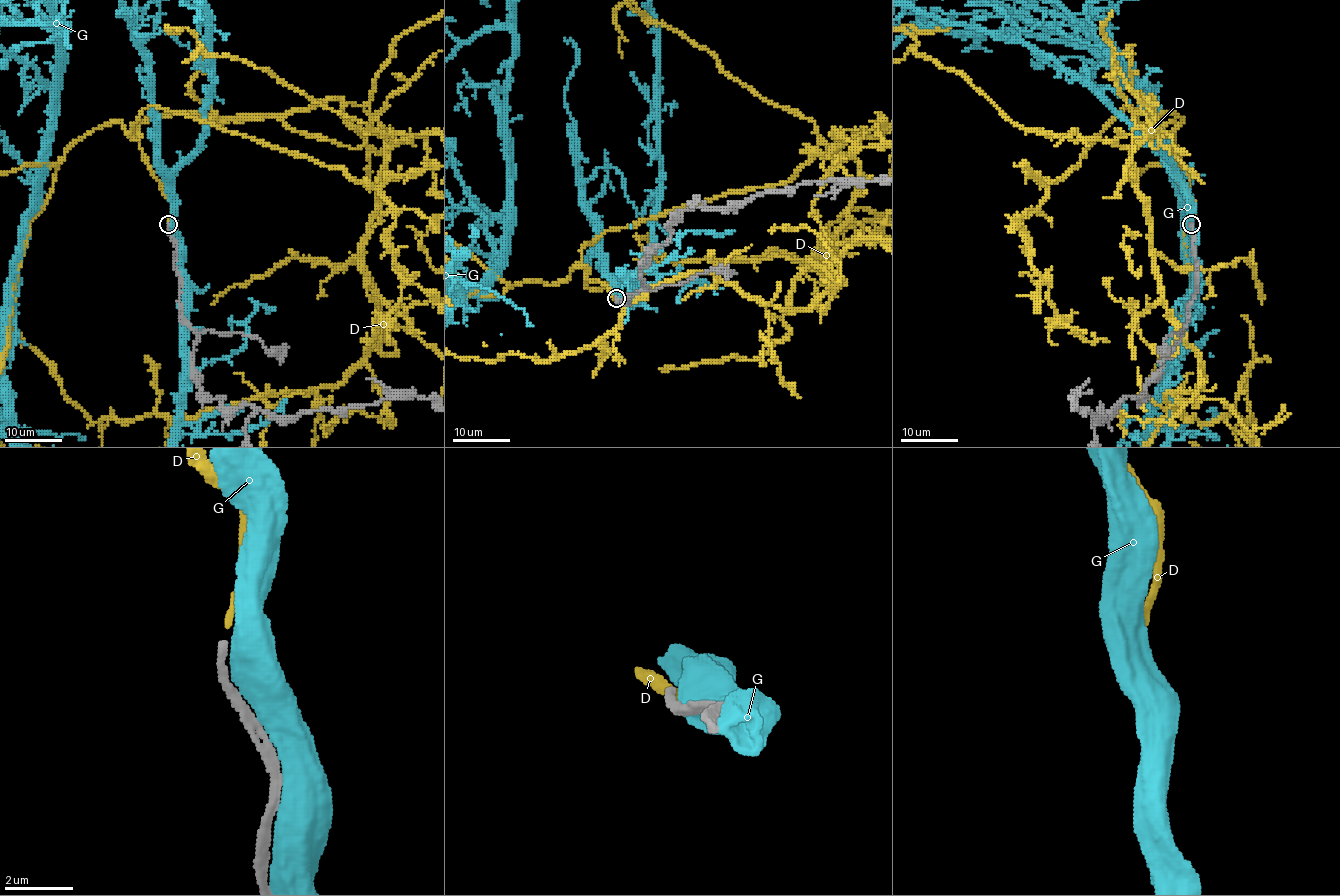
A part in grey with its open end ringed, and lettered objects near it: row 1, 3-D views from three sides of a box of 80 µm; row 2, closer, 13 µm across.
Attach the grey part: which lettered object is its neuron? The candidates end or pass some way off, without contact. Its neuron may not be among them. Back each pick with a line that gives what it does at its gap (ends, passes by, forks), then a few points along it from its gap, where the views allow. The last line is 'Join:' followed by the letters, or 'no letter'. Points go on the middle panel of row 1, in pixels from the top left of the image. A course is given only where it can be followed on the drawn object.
D: it ends
Join: D

